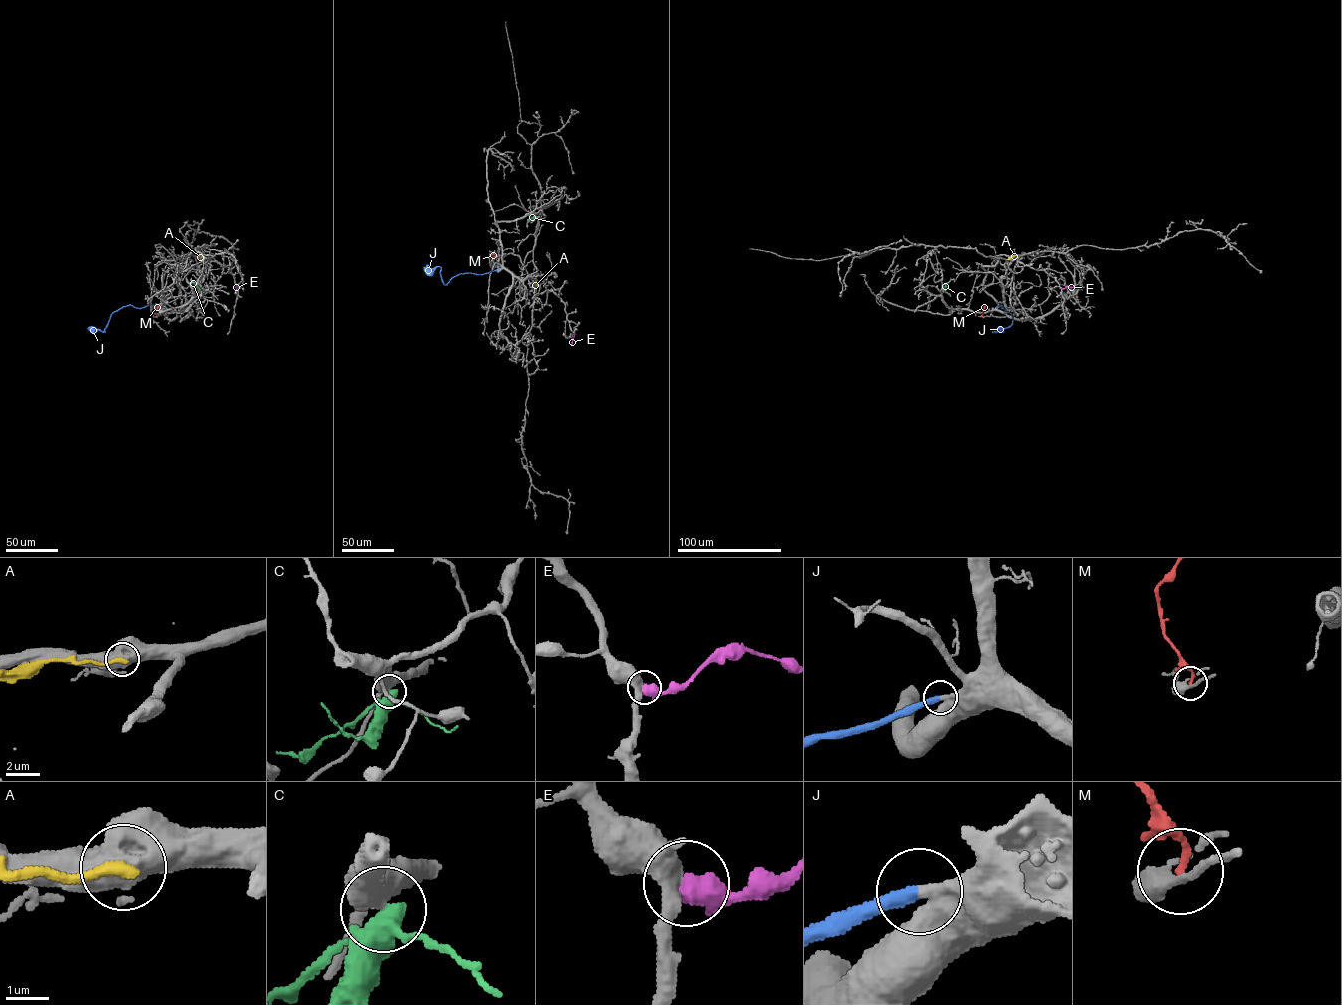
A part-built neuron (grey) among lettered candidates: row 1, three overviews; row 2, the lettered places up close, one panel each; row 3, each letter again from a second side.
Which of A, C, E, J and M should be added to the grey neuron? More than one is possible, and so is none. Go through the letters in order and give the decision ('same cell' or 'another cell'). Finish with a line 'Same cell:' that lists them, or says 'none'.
A: another cell
C: another cell
E: another cell
J: same cell
M: another cell
Same cell: J

